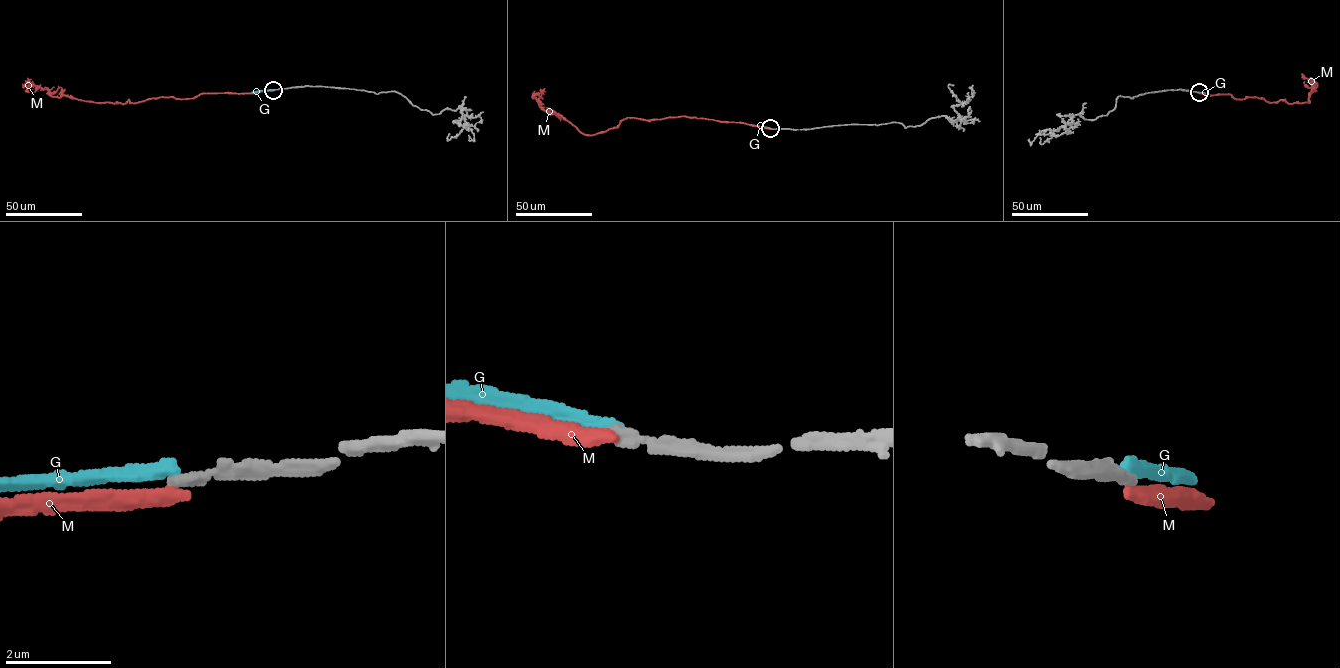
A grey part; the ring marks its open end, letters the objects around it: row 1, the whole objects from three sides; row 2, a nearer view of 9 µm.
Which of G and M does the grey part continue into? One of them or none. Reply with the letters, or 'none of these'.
none of these

